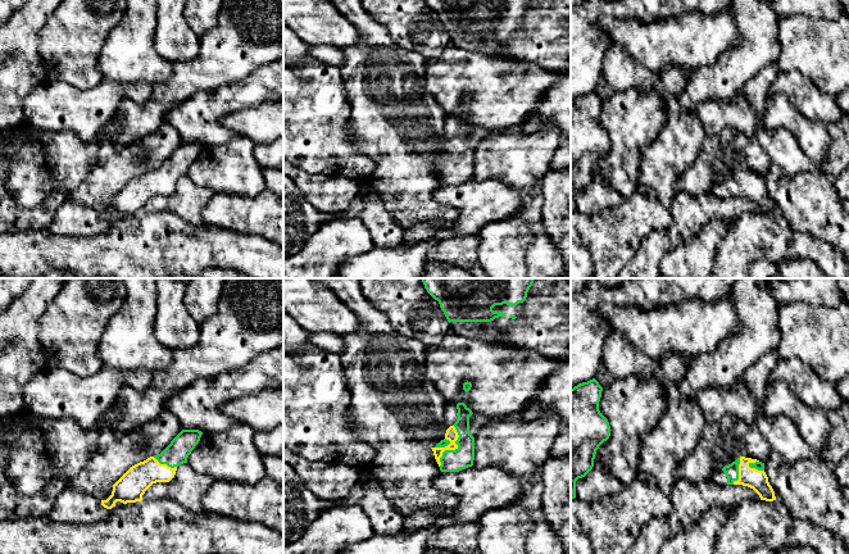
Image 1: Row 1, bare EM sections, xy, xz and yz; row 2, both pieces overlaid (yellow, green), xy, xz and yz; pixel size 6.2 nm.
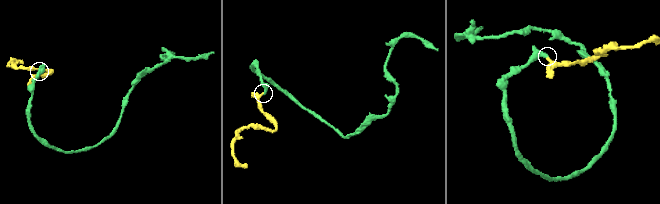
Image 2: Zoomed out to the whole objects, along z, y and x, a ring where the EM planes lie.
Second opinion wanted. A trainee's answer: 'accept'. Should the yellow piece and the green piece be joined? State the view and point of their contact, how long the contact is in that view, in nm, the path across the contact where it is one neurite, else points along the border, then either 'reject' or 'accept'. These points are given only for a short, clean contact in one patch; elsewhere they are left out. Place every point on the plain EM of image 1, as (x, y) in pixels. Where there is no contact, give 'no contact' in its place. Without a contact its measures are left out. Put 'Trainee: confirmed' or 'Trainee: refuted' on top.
Trainee: confirmed
contact xz (454, 162); length 280 nm; accept

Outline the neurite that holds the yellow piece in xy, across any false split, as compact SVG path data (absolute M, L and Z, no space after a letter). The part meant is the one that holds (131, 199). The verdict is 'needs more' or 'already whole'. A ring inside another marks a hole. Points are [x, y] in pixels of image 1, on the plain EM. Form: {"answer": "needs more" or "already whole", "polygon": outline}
{"answer": "needs more", "polygon": "M182 142L160 167L132 178L113 197L112 208L106 213L101 213L101 218L112 222L117 214L123 217L141 214L142 208L153 196L169 195L174 190L177 180L187 176L187 171L199 156L201 147L203 145L199 142Z"}

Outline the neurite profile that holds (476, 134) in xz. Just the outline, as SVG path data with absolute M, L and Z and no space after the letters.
M473 126L469 130L469 145L475 150L480 141L489 133L489 130L480 127L480 126Z

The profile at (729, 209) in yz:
M685 191L677 192L669 210L673 224L646 235L634 258L618 273L618 278L658 278L662 258L671 250L687 244L691 236L712 218L735 222L744 213L761 213L759 208L748 199L721 199L712 191L699 197Z

